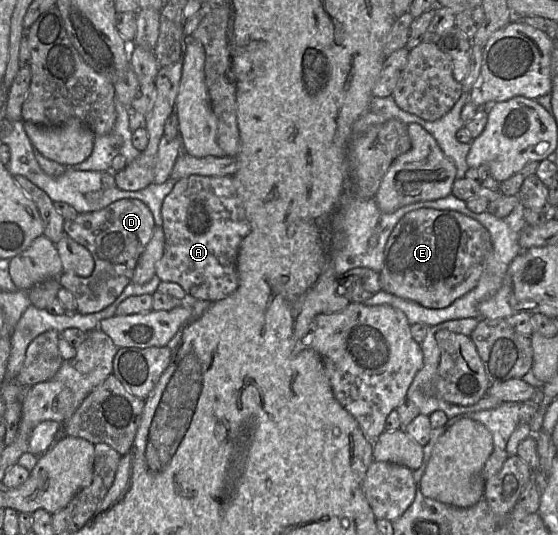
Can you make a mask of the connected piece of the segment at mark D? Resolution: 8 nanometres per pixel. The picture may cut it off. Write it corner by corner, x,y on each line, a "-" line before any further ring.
134,198
119,199
98,211
79,213
76,218
65,220
65,233
84,246
95,263
93,272
87,277
70,272
62,272
58,277
61,286
74,295
78,313
96,313
115,301
131,282
138,259
152,236
154,226
154,217
148,206

